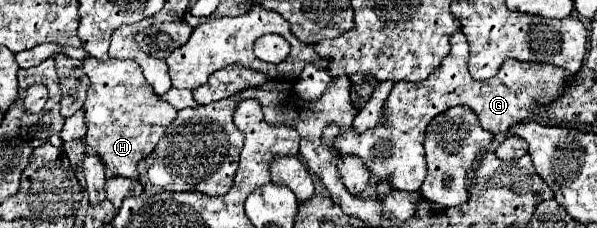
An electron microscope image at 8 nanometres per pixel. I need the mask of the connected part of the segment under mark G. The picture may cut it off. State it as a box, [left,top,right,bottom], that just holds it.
[322,32,570,192]

